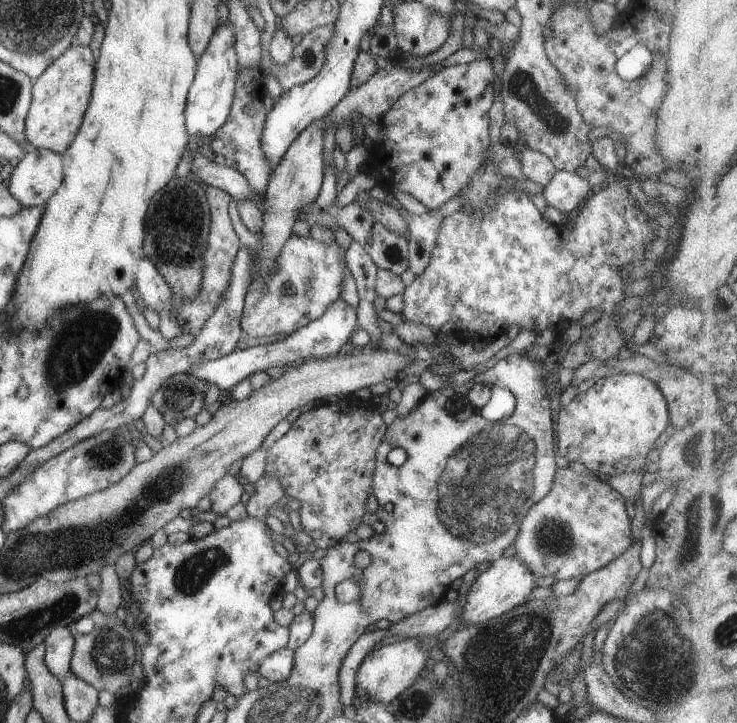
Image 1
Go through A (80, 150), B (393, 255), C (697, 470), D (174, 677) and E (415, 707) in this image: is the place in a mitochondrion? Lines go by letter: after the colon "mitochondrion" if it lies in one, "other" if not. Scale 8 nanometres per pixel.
A: other
B: mitochondrion
C: other
D: other
E: mitochondrion

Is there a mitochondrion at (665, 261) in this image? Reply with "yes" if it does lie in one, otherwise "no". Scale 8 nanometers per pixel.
no

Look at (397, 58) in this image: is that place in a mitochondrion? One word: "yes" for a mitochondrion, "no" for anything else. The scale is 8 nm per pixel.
no

